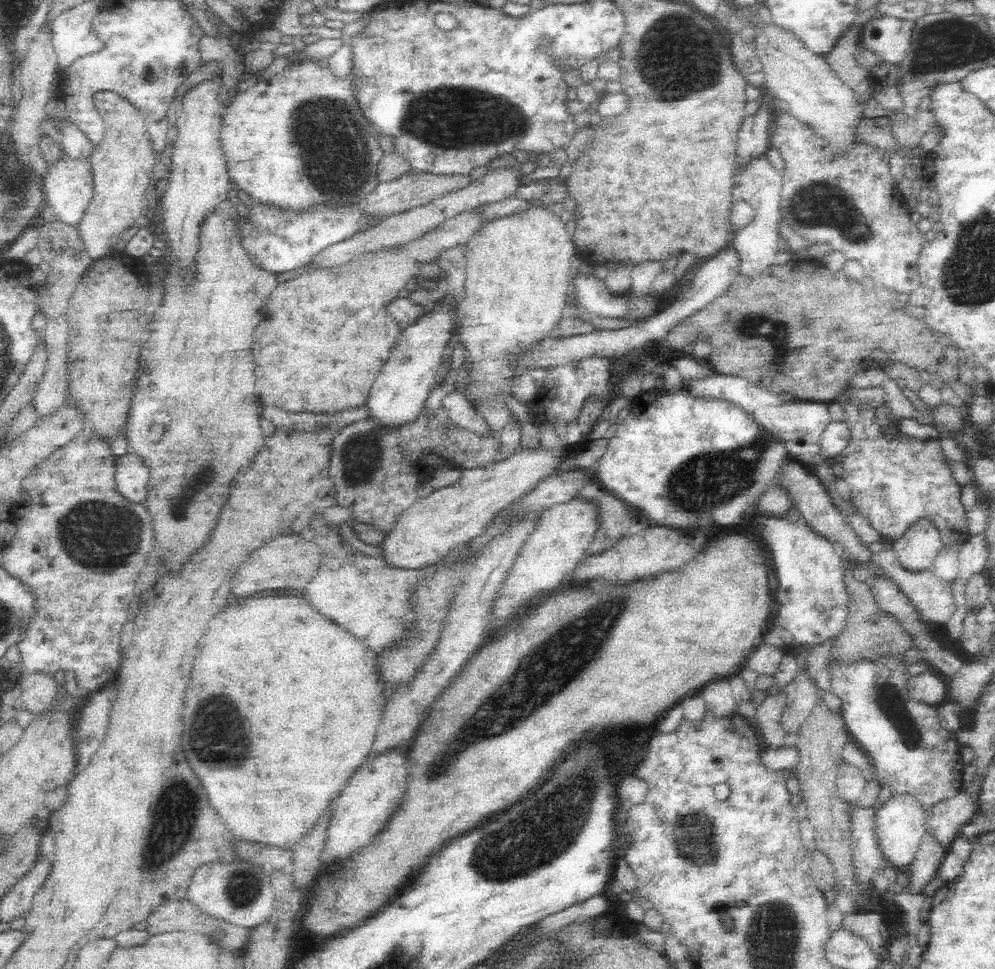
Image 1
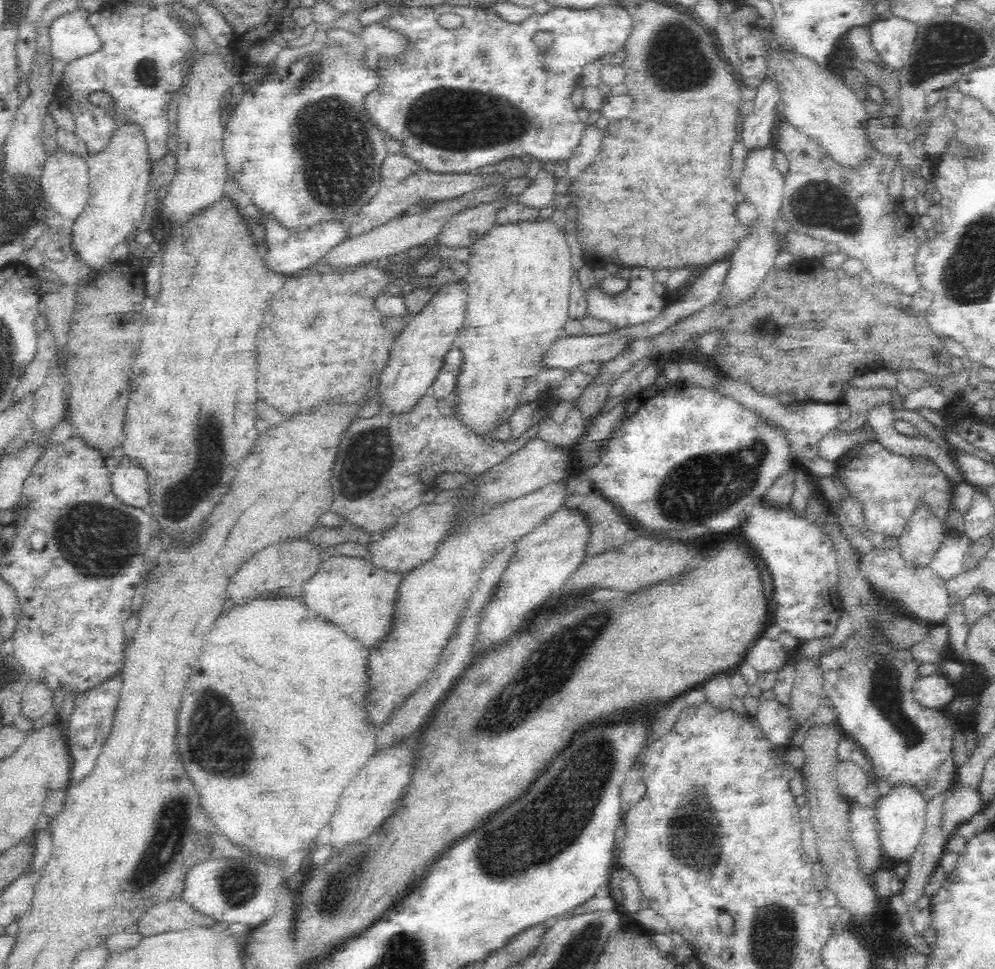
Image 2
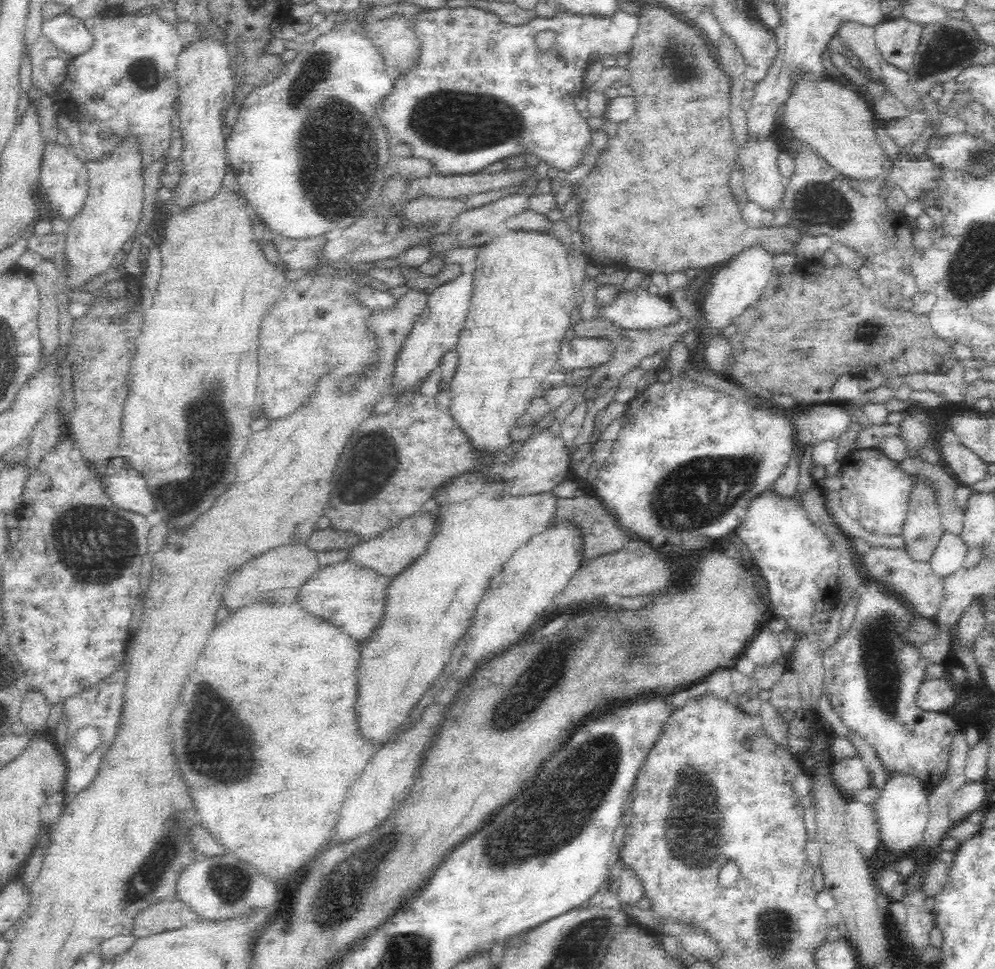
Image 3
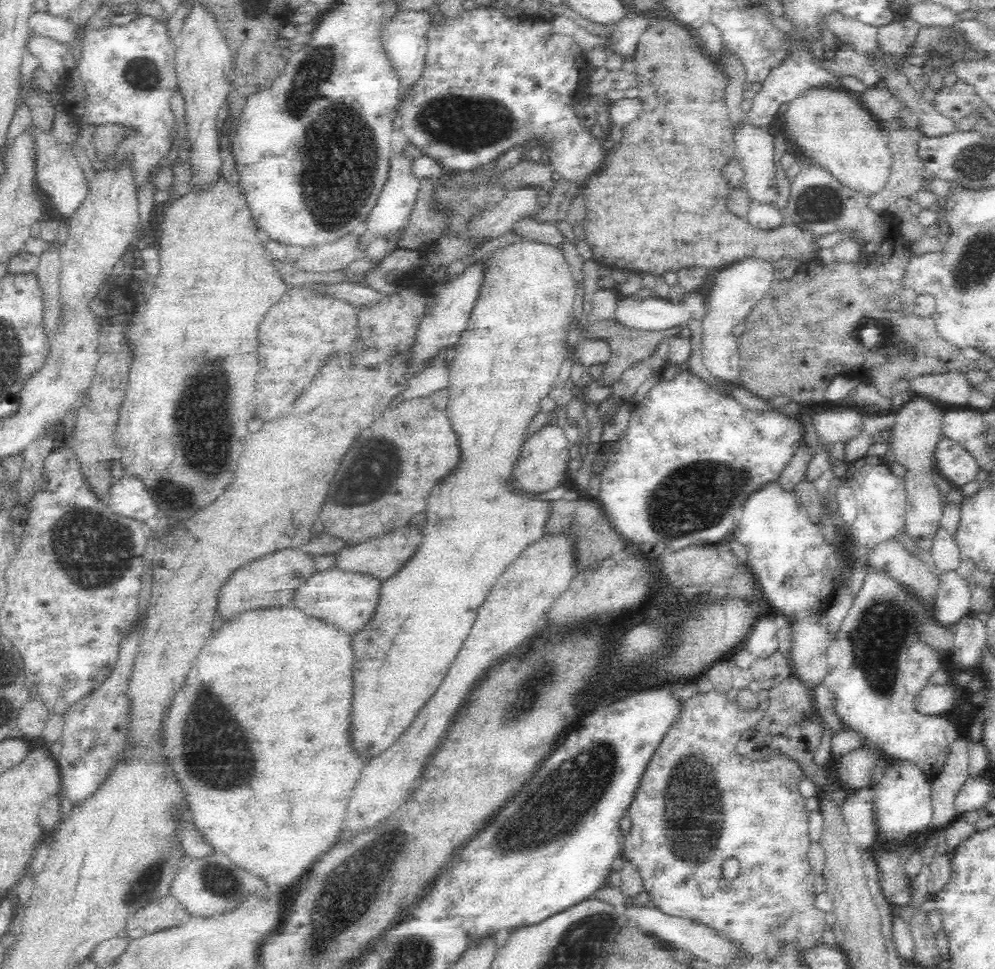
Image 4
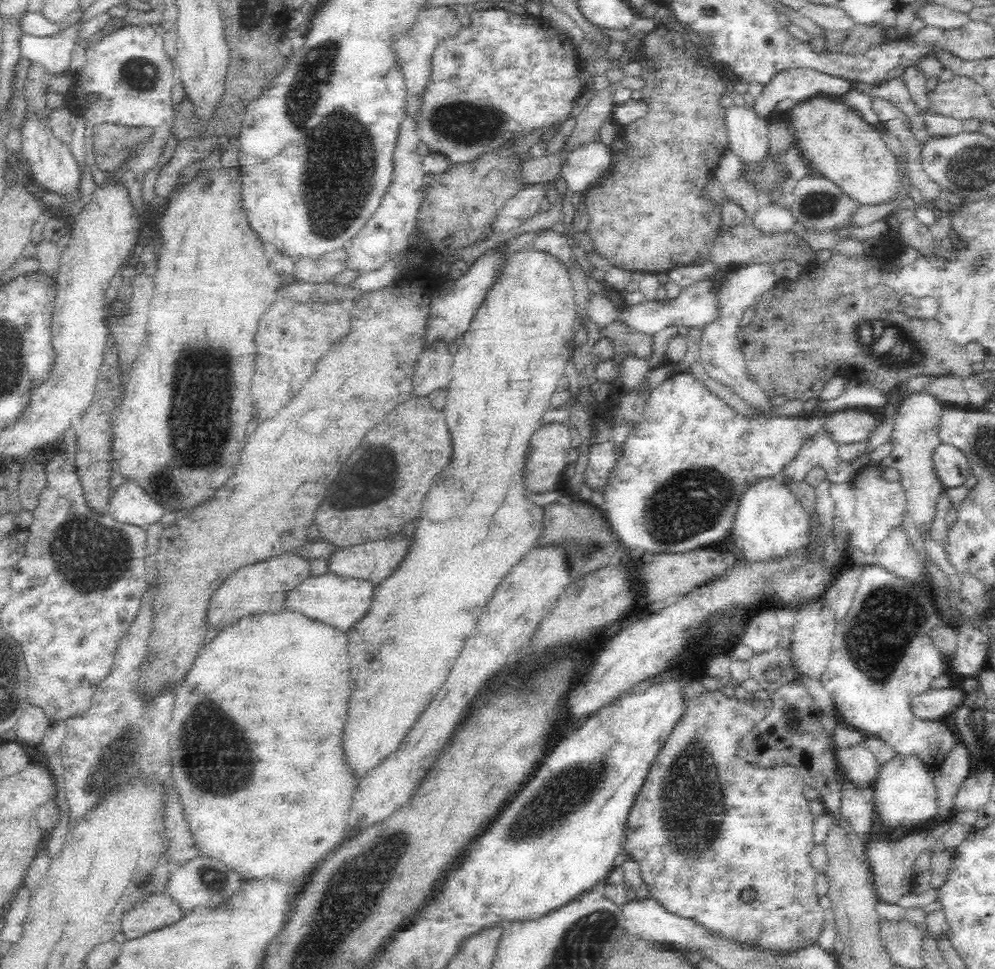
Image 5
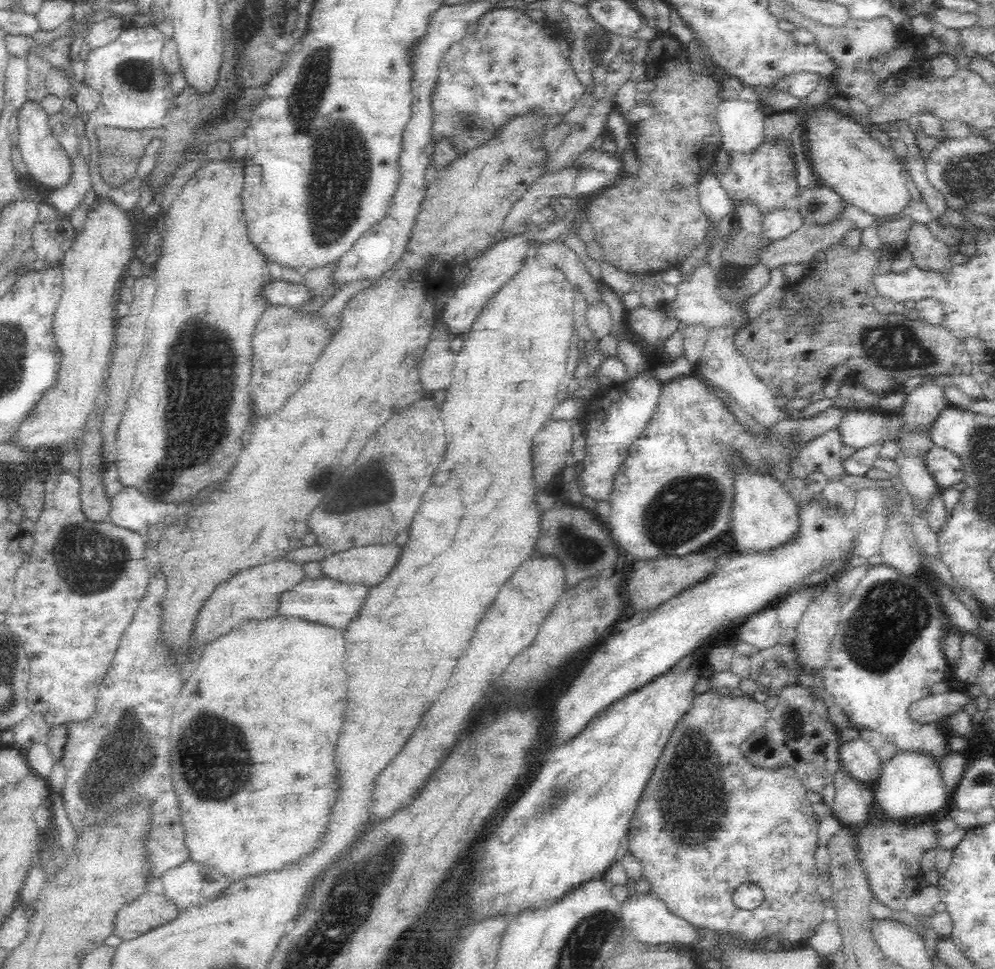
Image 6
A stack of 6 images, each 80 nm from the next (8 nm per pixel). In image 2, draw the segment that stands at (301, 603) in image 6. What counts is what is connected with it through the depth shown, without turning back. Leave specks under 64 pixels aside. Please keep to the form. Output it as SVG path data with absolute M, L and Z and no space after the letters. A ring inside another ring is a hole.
M332 554L332 556L326 556L326 558L321 559L318 574L312 576L302 587L299 594L302 594L302 598L306 600L308 608L318 612L326 620L342 626L344 632L360 636L358 640L364 640L366 642L364 646L376 648L392 632L392 624L394 624L394 620L397 620L396 612L400 610L401 584L408 579L410 573L411 571L400 572L382 568L381 565L374 564L370 556L354 557L342 554L334 556Z

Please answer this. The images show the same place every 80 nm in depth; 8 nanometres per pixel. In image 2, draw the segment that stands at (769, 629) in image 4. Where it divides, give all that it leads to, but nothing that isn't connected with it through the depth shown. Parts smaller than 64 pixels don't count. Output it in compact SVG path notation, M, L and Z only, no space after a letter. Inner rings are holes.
M762 636L746 654L745 660L760 673L778 671L786 663L786 651L778 641Z

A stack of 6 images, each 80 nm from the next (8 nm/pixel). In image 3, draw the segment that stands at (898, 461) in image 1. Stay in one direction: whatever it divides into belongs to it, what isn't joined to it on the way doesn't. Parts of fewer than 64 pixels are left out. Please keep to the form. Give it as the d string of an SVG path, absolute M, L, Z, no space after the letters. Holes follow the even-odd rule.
M877 446L854 449L846 458L840 461L841 467L838 476L842 486L848 488L860 502L859 523L871 533L884 536L896 536L902 534L904 523L909 509L909 502L914 487L924 485L934 495L934 503L938 506L935 494L938 488L934 480L930 480L924 474L907 474L900 468L900 463L888 458Z

